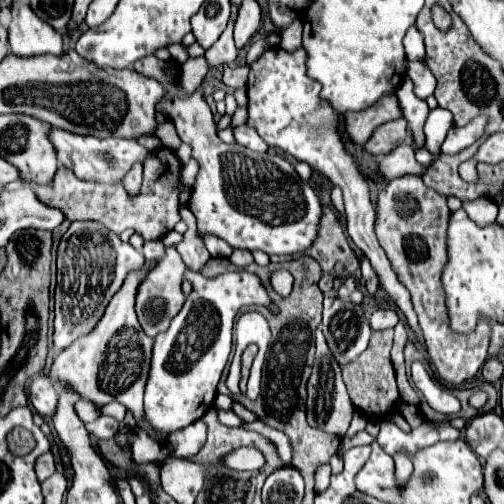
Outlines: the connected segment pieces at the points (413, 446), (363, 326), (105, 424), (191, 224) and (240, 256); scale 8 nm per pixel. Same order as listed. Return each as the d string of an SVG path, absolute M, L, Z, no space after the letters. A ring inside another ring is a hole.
M382 420L382 428L376 442L390 456L398 452L406 452L412 458L422 448L428 448L440 440L456 440L456 438L460 438L460 432L452 428L448 422L442 422L438 428L430 424L422 424L418 428L412 428L410 432L402 432L394 422Z
M330 296L324 298L322 332L332 356L340 366L356 360L366 350L372 334L362 306Z
M100 416L96 422L86 424L86 430L96 438L112 438L118 432L118 422L110 416Z
M180 206L180 218L186 222L188 230L184 232L182 242L178 244L178 252L182 254L182 260L188 268L194 272L200 272L200 268L208 262L210 254L202 242L202 238L196 234L196 218L188 210L188 206Z
M234 250L232 254L232 264L236 264L238 268L246 268L248 264L252 264L254 258L252 258L252 252L244 252L244 250Z

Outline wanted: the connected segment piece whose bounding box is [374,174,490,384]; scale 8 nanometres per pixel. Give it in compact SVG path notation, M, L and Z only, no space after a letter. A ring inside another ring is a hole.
M416 174L398 176L390 180L388 186L378 194L374 232L386 256L392 260L392 266L396 272L400 272L404 286L412 294L412 304L426 338L428 356L438 370L438 376L448 384L462 384L472 378L488 358L490 320L480 318L476 328L468 334L458 334L450 328L446 294L440 280L448 262L446 228L450 210L446 198L448 196L428 188Z

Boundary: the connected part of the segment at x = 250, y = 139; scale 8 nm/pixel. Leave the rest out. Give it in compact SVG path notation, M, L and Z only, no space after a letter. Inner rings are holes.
M246 124L234 128L234 136L236 136L236 142L250 148L250 150L256 150L256 152L268 152L268 144L258 136L258 132L254 128L248 128Z

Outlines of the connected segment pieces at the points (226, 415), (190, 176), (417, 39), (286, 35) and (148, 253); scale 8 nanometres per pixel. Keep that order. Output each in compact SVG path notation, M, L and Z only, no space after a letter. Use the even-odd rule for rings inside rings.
M214 406L214 410L218 412L218 420L220 420L222 424L226 424L226 426L242 426L242 420L240 420L234 412L230 412L230 410L220 410L220 408L216 408L216 406Z
M191 158L188 161L188 163L186 163L182 168L181 182L189 188L192 187L198 174L198 170L199 170L198 162Z
M412 26L408 32L406 32L406 38L404 38L404 48L406 48L406 58L408 60L424 60L424 36L420 34L420 30L416 26Z
M296 20L280 34L280 48L294 52L300 46L302 46L302 22Z
M146 240L144 242L144 256L146 256L146 262L158 262L164 256L162 240Z

